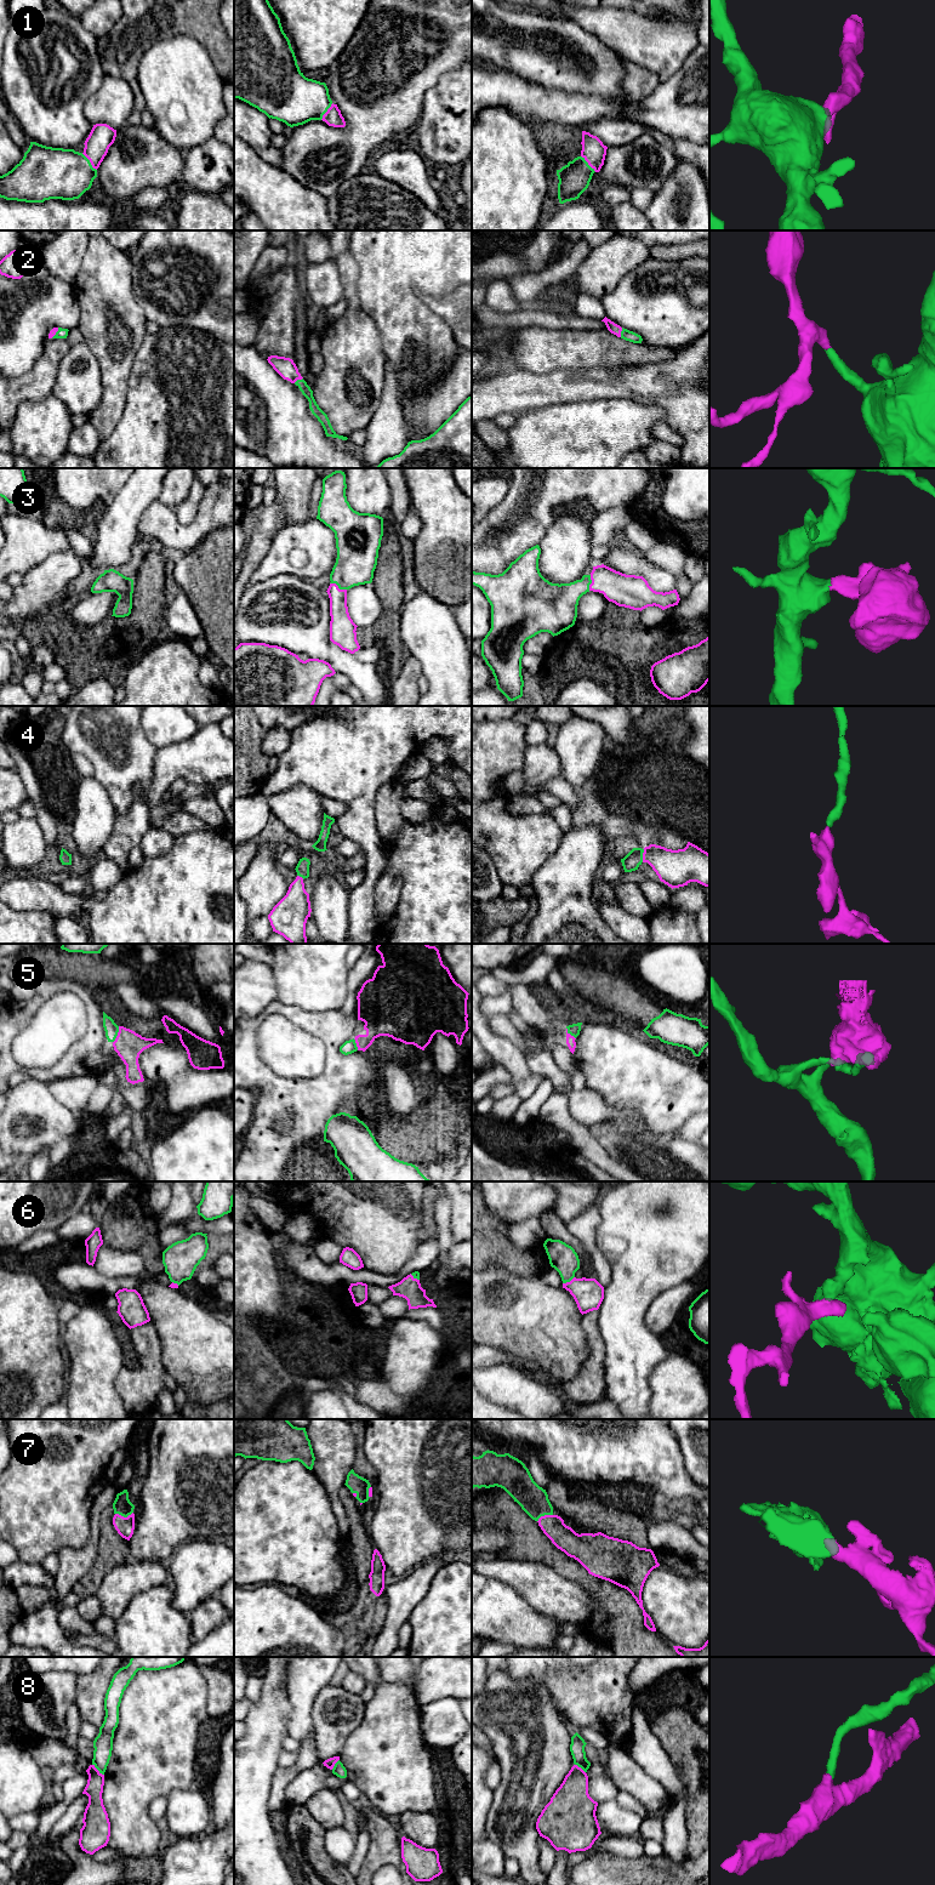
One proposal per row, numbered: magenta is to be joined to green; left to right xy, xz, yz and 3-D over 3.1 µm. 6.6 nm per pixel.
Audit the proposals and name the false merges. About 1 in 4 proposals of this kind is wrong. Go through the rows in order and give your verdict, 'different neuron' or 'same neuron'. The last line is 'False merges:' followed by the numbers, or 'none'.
1: same neuron
2: same neuron
3: same neuron
4: same neuron
5: same neuron
6: same neuron
7: same neuron
8: different neuron
False merges: 8

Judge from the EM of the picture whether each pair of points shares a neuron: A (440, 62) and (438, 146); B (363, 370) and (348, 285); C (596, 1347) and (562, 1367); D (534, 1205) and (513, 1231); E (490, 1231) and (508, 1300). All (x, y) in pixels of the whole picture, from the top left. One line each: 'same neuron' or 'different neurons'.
A: different neurons
B: same neuron
C: different neurons
D: different neurons
E: different neurons

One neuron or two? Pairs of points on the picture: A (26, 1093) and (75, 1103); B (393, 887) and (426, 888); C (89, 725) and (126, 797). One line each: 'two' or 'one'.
A: two
B: two
C: one

